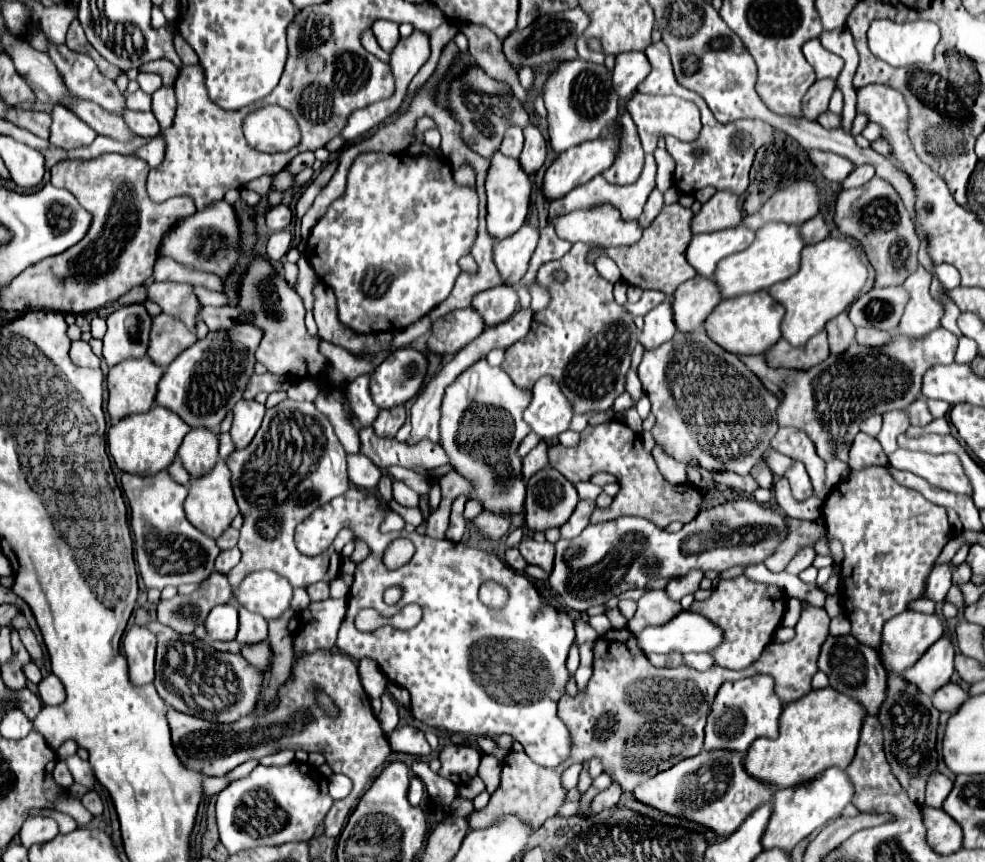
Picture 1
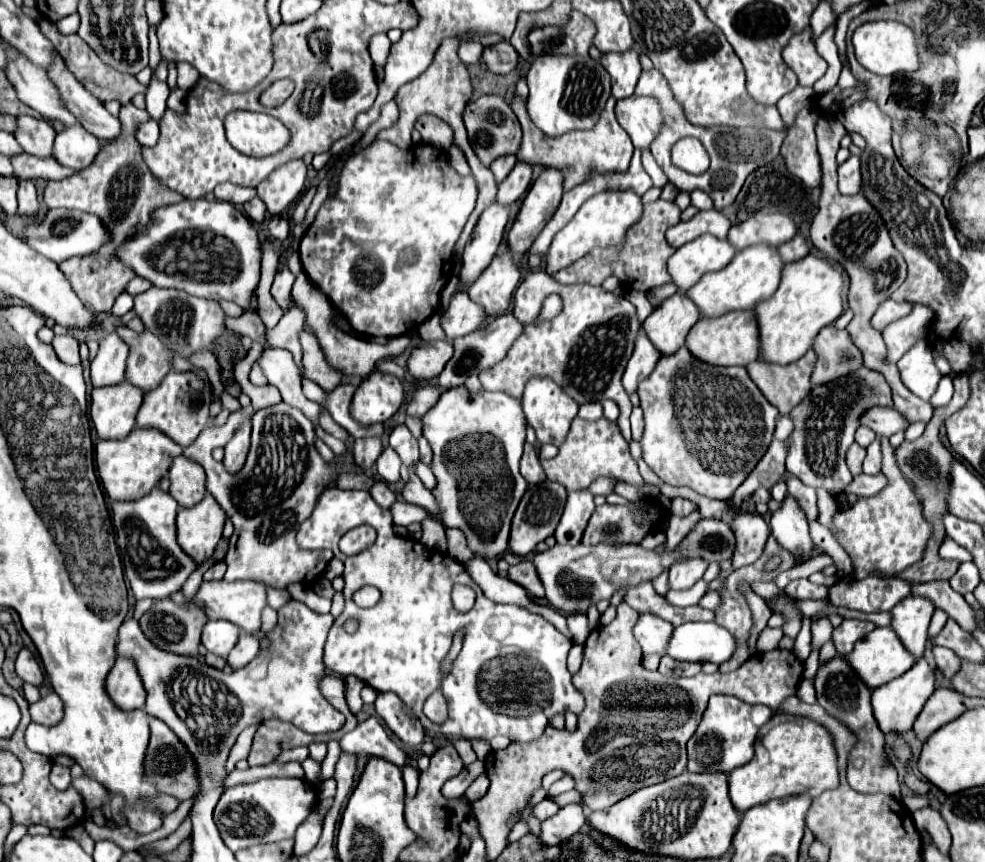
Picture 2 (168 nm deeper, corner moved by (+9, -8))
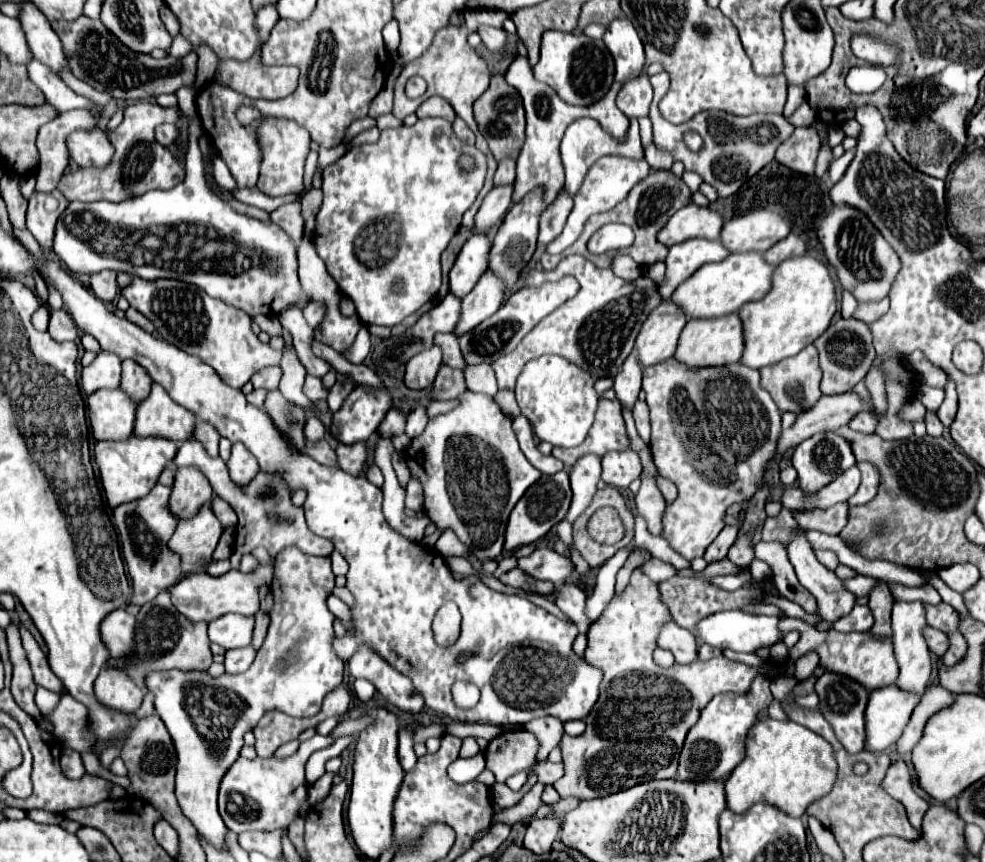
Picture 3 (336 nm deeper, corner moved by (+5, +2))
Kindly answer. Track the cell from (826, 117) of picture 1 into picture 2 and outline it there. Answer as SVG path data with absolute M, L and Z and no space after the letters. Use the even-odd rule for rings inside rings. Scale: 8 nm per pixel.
M820 118L816 122L816 140L818 154L820 154L820 166L822 166L822 182L820 182L820 210L814 216L812 228L810 228L810 240L812 244L828 258L836 260L846 274L850 276L850 288L848 288L848 304L854 312L854 320L848 326L848 332L852 340L856 342L858 350L864 354L864 366L882 372L890 386L892 386L892 398L894 408L904 414L908 422L930 422L932 418L932 406L930 402L924 402L922 398L916 398L898 376L898 370L894 364L886 364L886 344L882 340L882 334L872 328L870 318L876 312L876 308L892 296L892 292L904 282L906 278L906 262L902 254L892 246L892 240L888 238L888 230L872 210L870 202L864 198L864 194L844 196L838 192L836 154L840 148L840 140L844 138L846 130L838 120L824 120Z

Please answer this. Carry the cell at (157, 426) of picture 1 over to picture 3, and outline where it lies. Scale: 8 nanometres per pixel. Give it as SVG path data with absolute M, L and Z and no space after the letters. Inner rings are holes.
M132 434L128 440L96 442L94 458L96 458L96 464L100 466L102 488L106 492L106 500L108 500L110 508L114 508L122 502L130 502L130 500L146 496L158 482L160 472L174 460L176 452L178 452L178 444L174 440L158 438L158 436L140 438L140 436Z

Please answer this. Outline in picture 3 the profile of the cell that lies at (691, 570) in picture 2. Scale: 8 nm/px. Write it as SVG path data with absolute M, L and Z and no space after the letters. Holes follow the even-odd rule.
M668 358L660 364L644 368L642 390L646 392L646 402L650 406L650 448L654 464L660 476L670 478L678 486L678 498L664 512L662 536L678 554L692 562L706 552L706 548L724 528L722 516L726 508L734 502L746 500L756 492L764 468L776 452L776 442L782 432L780 410L772 396L760 386L758 370L752 370L742 362L712 368L688 368L676 358Z

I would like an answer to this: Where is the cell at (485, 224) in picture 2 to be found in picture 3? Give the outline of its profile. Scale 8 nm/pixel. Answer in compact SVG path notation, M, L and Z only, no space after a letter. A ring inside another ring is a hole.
M474 232L464 248L460 250L452 270L450 270L450 292L458 298L464 298L466 292L474 288L478 278L488 268L488 252L492 248L492 242L486 234Z

